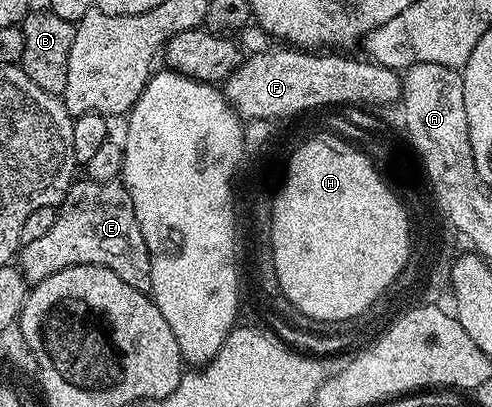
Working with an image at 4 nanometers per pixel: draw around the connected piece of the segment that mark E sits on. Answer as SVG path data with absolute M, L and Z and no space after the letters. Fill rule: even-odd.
M74 181L57 210L55 224L39 240L24 243L19 250L19 269L26 283L36 284L47 280L47 276L55 276L55 272L63 272L63 268L72 266L102 266L119 276L126 284L136 290L151 291L151 256L147 252L147 244L143 240L143 232L139 228L139 220L135 216L135 208L131 204L131 196L120 181L91 182Z

